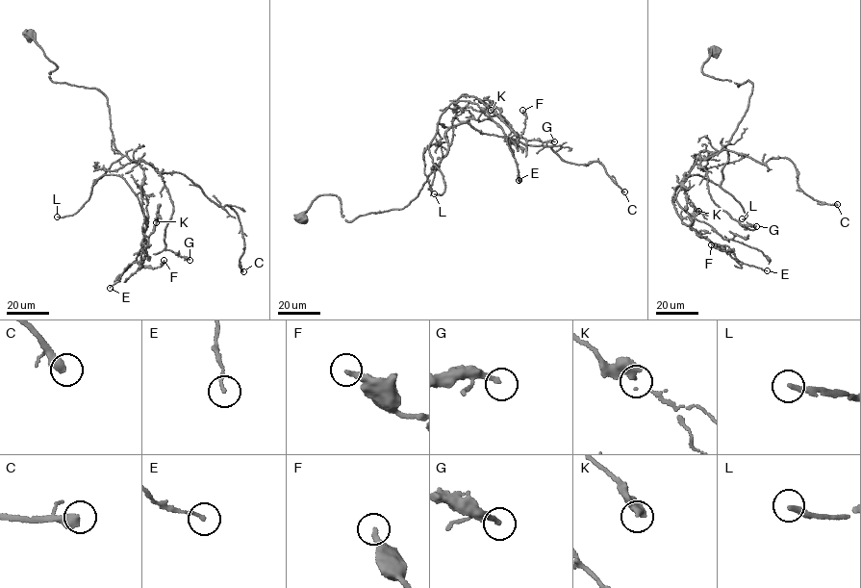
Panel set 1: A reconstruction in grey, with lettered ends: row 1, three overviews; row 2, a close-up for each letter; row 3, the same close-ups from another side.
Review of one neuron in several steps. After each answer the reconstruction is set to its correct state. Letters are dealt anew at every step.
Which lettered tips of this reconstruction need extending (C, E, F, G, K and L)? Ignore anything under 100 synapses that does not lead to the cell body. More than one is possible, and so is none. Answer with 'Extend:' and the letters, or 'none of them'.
Extend: C, L

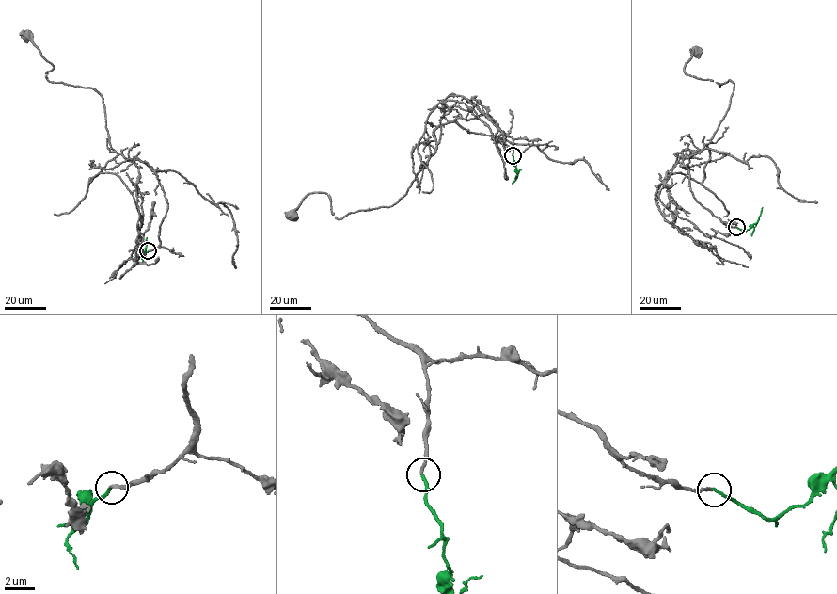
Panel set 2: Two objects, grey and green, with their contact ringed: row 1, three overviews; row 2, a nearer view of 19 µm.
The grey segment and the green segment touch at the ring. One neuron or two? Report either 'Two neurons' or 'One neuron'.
One neuron

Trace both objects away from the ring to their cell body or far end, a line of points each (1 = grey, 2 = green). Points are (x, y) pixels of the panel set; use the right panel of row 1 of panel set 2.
1: (735, 227), (697, 201), (682, 160), (710, 142), (734, 91), (730, 80), (686, 74), (698, 50)
2: (735, 227), (748, 230), (758, 221), (762, 207)

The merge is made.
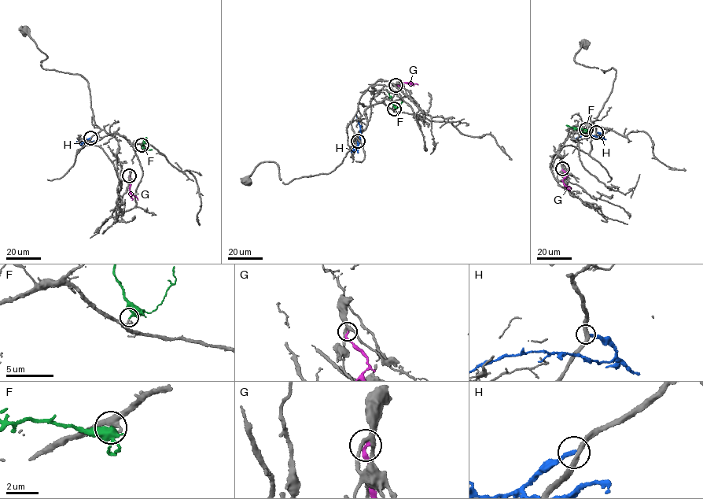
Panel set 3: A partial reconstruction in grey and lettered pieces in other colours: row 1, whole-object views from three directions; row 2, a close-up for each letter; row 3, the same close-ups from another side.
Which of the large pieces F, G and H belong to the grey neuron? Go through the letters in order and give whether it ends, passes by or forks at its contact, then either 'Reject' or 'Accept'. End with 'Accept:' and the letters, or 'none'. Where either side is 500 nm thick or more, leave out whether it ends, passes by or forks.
F: It ends there. Accept
G: It ends there. Reject
H: It ends there. Reject
Accept: F

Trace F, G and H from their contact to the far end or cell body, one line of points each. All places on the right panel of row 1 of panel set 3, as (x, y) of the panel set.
F: (586, 129), (566, 125)
G: (562, 168), (566, 175), (563, 183), (571, 188)
H: (596, 132), (601, 136), (587, 134), (572, 140)

